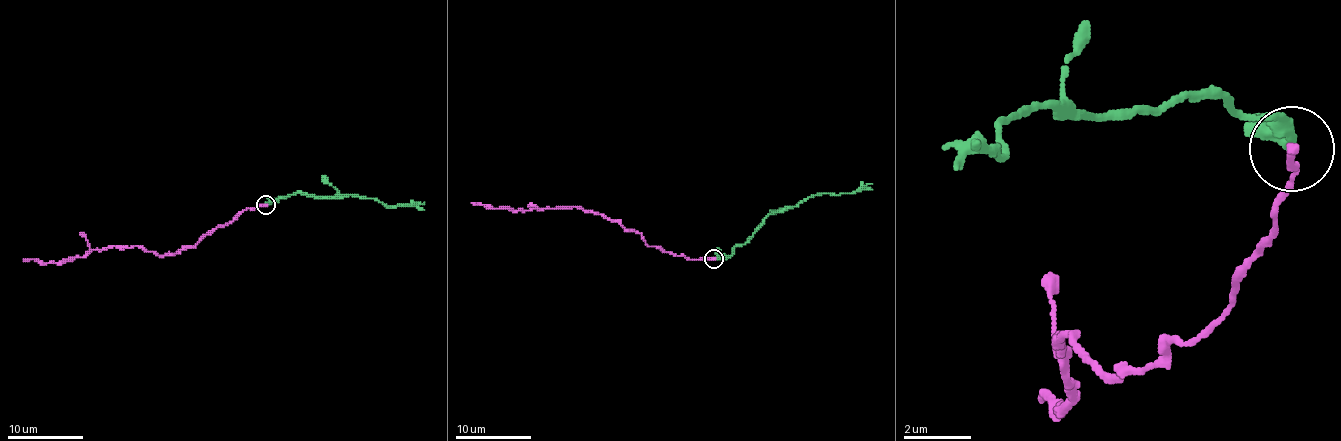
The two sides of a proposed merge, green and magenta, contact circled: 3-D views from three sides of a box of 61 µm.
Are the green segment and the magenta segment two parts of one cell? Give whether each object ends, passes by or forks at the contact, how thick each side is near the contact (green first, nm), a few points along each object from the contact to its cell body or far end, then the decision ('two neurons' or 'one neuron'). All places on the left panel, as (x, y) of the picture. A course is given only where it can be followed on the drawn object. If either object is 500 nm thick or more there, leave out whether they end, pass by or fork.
green passes by | magenta ends | 240/300 nm | green via (265, 204), (297, 193), (362, 196), (388, 206), (424, 210) | magenta via (265, 204), (242, 210), (193, 247), (169, 255), (127, 246), (89, 249), (82, 257), (57, 263), (23, 261) | two neurons

